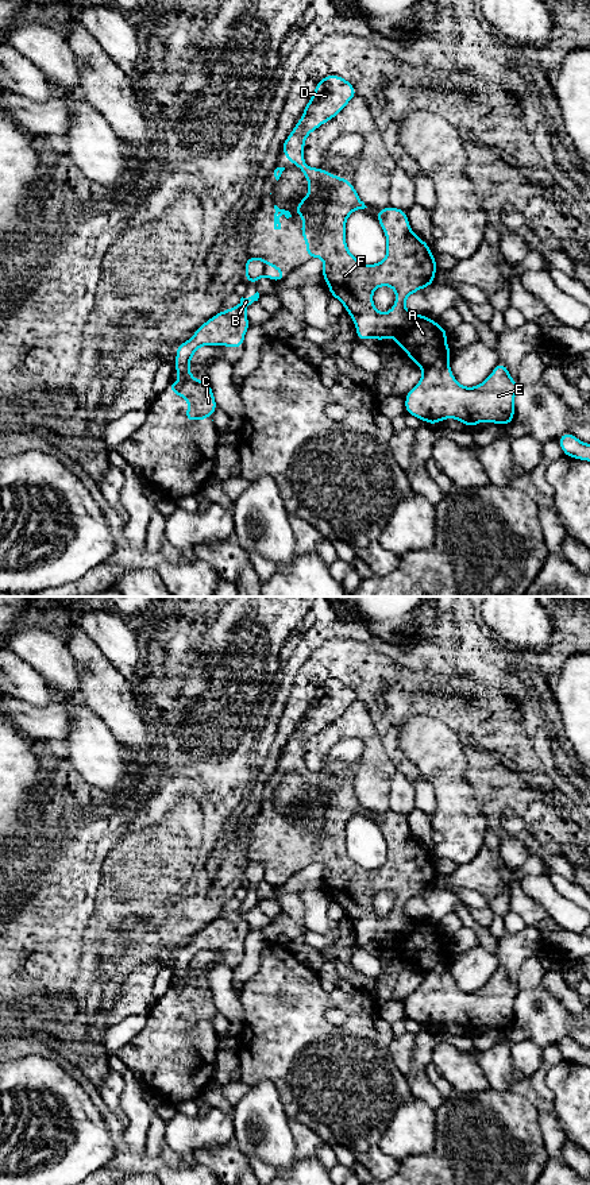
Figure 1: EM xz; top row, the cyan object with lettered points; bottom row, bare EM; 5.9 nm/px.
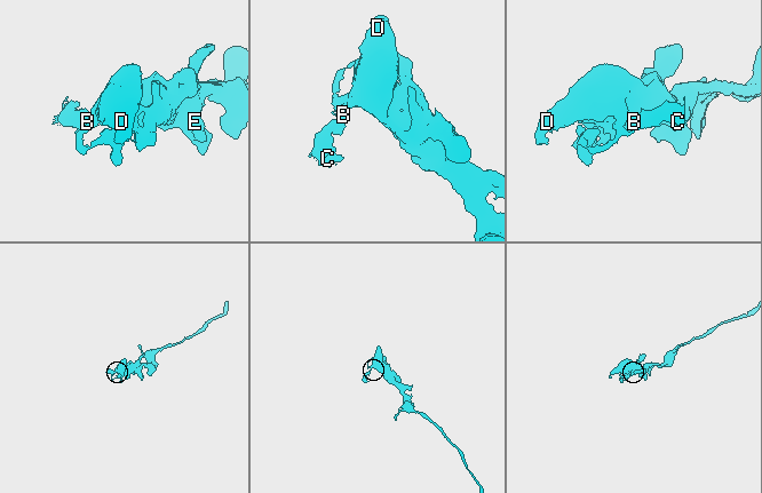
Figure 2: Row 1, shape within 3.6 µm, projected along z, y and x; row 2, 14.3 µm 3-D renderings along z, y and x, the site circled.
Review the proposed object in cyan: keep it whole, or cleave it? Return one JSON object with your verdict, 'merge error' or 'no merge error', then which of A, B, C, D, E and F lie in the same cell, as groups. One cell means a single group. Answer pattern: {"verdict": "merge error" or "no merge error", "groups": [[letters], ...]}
{"verdict": "merge error", "groups": [["A", "D", "E", "F"], ["B", "C"]]}

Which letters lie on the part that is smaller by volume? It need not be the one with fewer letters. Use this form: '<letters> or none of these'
B, C

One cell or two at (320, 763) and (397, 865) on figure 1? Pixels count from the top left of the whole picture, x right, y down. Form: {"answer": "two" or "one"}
{"answer": "two"}

